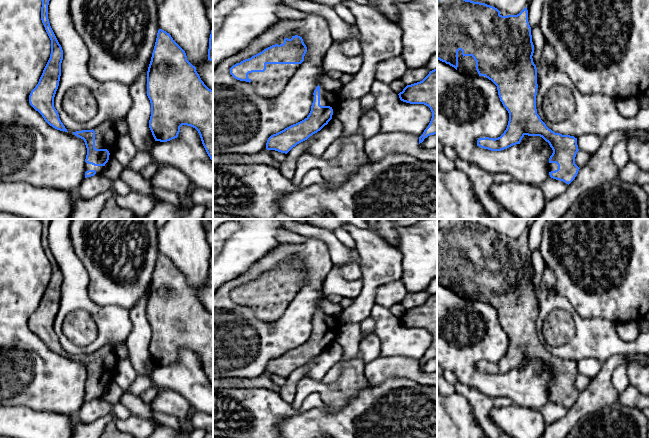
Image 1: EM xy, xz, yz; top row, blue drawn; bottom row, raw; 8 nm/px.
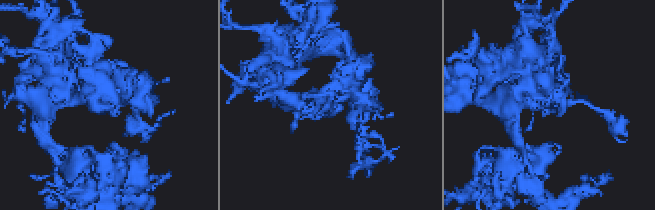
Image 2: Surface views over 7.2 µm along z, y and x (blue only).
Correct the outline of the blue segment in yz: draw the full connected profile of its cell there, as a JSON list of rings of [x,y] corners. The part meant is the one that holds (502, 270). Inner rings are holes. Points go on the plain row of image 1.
[[[440,219],[437,223],[437,283],[463,298],[491,304],[497,310],[500,325],[509,337],[504,357],[495,363],[483,360],[477,364],[477,370],[501,375],[520,368],[525,359],[540,360],[553,374],[548,388],[550,401],[569,409],[580,393],[575,388],[579,375],[577,362],[555,357],[537,338],[537,292],[533,277],[527,231],[517,239],[502,240],[497,232],[466,224],[460,219]]]

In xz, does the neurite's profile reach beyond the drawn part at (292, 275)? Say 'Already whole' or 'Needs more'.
Needs more

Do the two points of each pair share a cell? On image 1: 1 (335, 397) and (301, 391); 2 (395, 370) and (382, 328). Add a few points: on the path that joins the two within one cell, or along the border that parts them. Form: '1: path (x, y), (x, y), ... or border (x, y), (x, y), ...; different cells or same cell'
1: path (327, 392), (321, 388), (309, 388); same cell
2: border (379, 356), (406, 357), (414, 360); different cells

